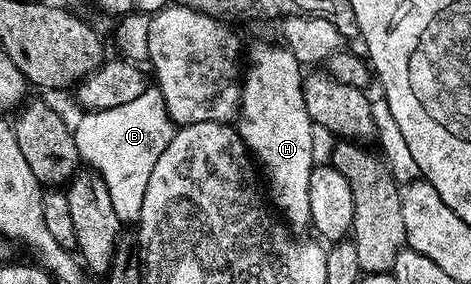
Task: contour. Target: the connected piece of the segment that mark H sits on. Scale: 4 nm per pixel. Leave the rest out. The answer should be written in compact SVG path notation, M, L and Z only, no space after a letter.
M254 45L250 49L249 46L248 61L249 65L251 61L251 65L250 70L249 65L245 70L242 81L241 120L237 122L236 128L242 142L256 158L264 177L266 172L266 177L270 180L268 197L273 208L284 217L286 213L285 220L297 230L296 228L307 228L310 225L308 179L316 164L316 126L304 103L303 66L299 65L296 55L292 55L289 47L281 48L269 49L266 45Z

